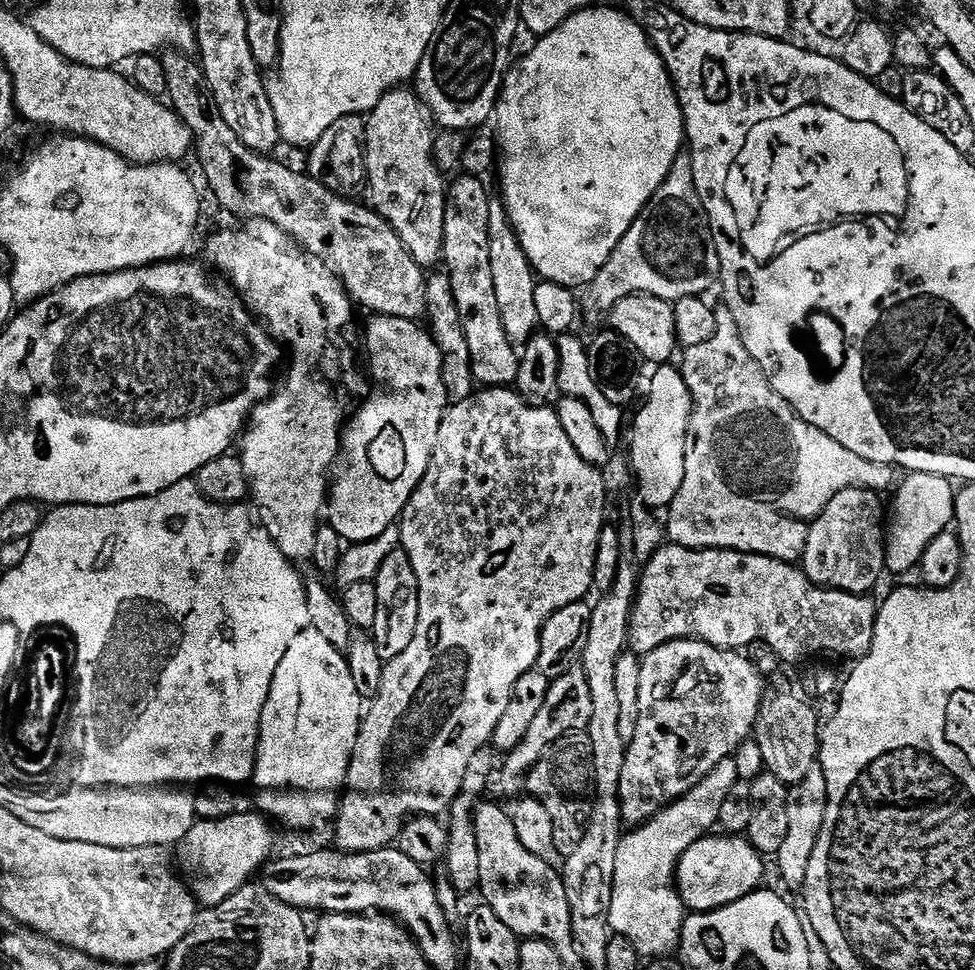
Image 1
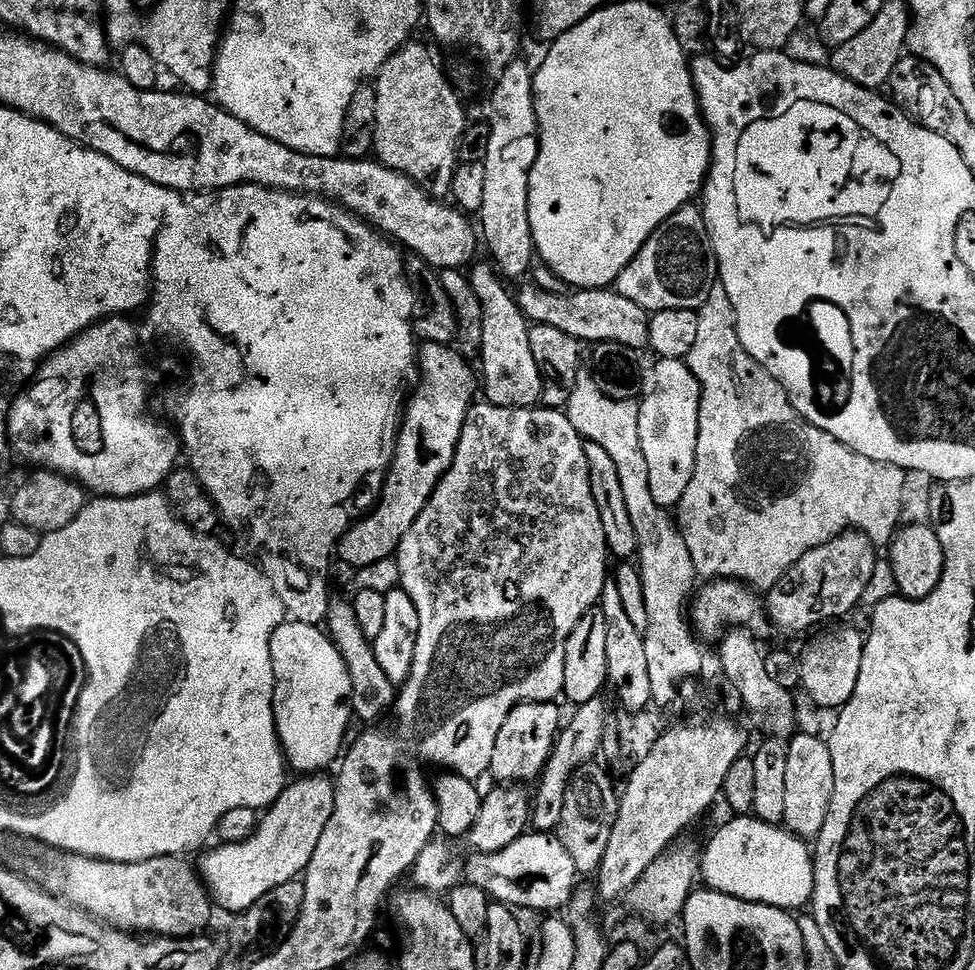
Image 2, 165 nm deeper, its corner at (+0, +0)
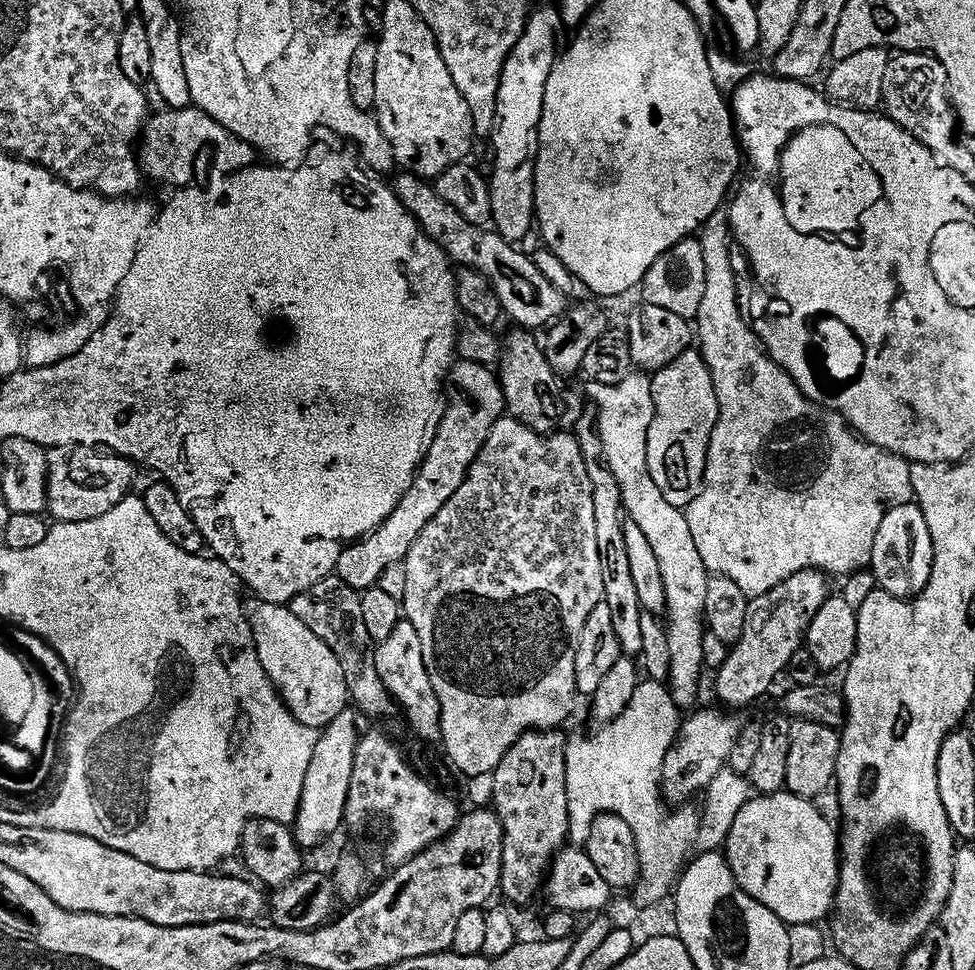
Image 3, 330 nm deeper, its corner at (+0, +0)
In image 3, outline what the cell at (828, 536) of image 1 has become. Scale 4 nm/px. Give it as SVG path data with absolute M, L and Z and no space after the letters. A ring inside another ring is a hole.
M815 570L810 572L799 572L790 578L786 578L778 586L774 586L774 590L770 590L766 594L754 596L749 599L748 609L746 610L746 630L742 630L742 638L736 643L736 645L734 645L731 651L729 651L732 653L725 658L724 665L722 665L722 660L722 663L719 665L719 668L721 667L720 673L718 673L716 676L716 696L721 700L722 703L729 704L729 706L732 708L744 708L747 706L747 704L752 704L755 702L755 700L762 699L763 696L771 690L772 683L774 683L775 680L783 674L783 672L785 675L786 669L789 667L789 665L791 665L792 659L794 658L796 652L805 647L808 628L811 623L814 622L815 615L818 614L820 609L822 609L823 604L829 600L830 591L828 591L828 583L830 583L830 580L825 573L817 572Z

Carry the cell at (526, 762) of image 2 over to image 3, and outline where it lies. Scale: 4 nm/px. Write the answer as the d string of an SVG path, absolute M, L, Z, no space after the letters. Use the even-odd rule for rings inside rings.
M533 730L502 758L502 762L492 773L491 807L500 817L504 831L502 846L502 874L499 891L512 904L528 904L536 895L541 895L542 881L549 875L552 862L560 855L568 840L568 795L566 794L566 743L565 733L560 730Z

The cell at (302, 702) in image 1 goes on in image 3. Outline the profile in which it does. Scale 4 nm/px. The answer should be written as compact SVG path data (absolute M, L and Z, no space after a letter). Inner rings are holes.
M259 598L253 599L246 608L248 625L258 650L258 658L282 693L292 717L299 724L313 730L323 730L349 707L350 697L342 678L342 666L334 658L334 650L292 613L291 607L283 604L268 604Z

